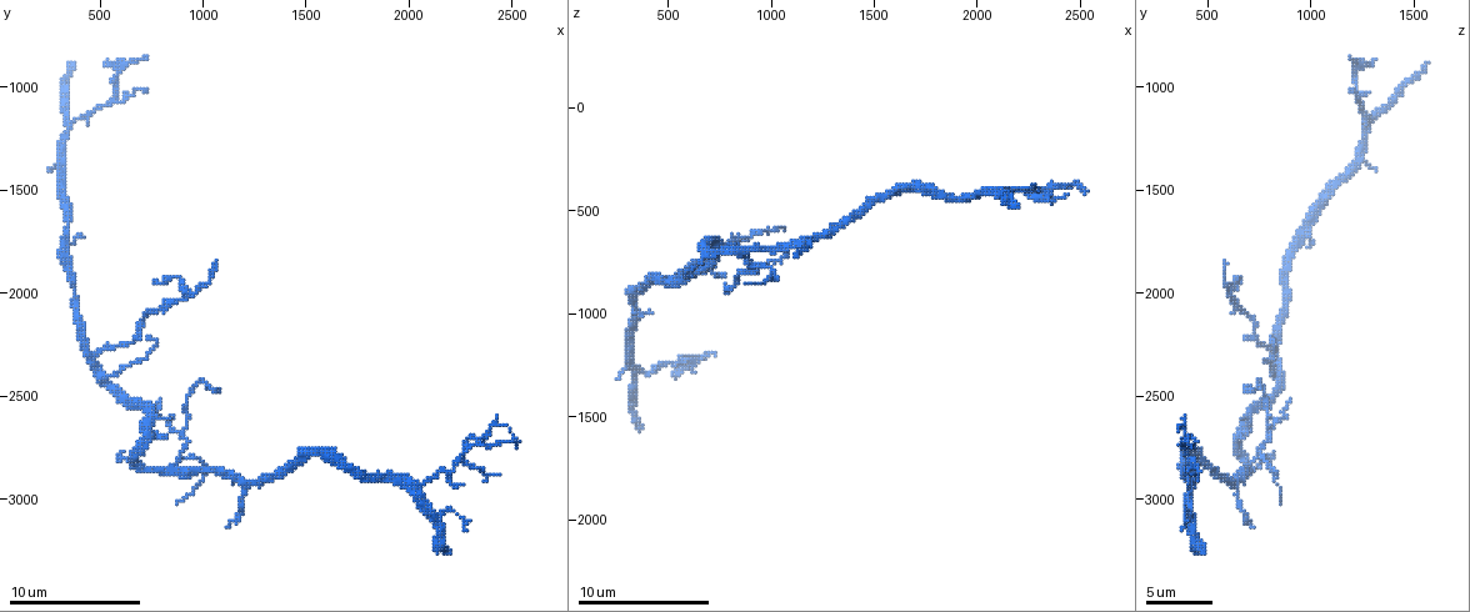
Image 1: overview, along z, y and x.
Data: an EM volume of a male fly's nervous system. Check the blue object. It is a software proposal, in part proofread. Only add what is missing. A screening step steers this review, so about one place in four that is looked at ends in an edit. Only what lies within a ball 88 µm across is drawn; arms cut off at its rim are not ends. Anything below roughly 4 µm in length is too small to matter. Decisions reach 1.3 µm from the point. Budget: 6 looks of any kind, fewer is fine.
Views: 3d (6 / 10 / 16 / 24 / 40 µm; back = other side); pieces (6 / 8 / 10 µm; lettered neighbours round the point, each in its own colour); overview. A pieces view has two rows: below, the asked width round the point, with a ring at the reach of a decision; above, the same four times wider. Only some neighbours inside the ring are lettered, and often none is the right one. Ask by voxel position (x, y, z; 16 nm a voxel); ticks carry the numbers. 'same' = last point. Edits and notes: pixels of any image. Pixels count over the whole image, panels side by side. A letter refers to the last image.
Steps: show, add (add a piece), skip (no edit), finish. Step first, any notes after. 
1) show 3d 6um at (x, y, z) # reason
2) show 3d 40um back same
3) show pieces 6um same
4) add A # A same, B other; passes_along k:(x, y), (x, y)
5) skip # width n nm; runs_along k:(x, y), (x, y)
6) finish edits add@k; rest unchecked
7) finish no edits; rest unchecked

show pieces 8um at (770, 1950, 650) # free end

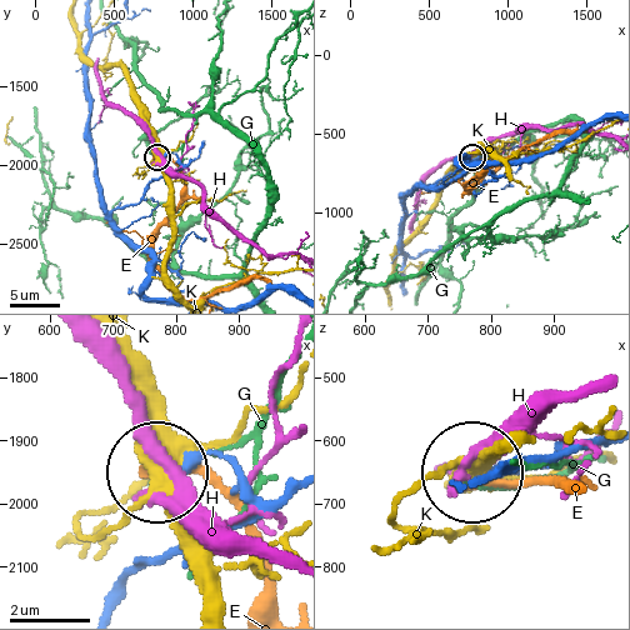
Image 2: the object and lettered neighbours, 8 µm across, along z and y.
skip # E other, G other, H other, K other; no lettered piece goes on from it

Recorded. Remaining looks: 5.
show pieces 8um at (1120, 3130, 710) # an open end

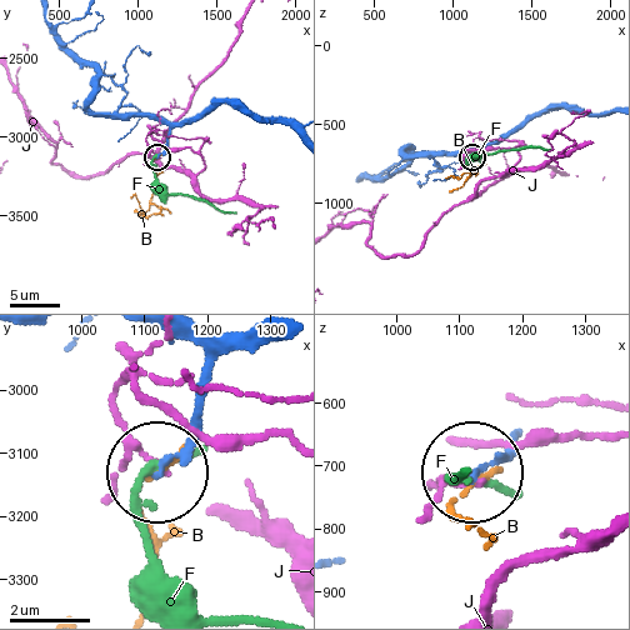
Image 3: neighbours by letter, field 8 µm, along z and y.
skip # B other, F other, J other; runs_along 3:(95, 84), (95, 113), (146, 113), (166, 125), (156, 158); none of them fits

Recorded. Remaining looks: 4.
show 3d 6um at (2190, 3250, 470) # an open end

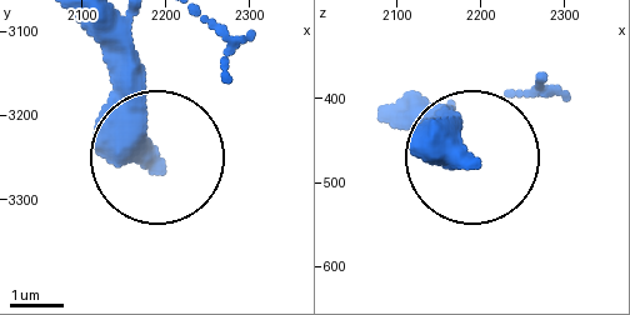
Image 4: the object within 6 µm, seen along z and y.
show pieces 8um at (2190, 3255, 470) # see the neighbours

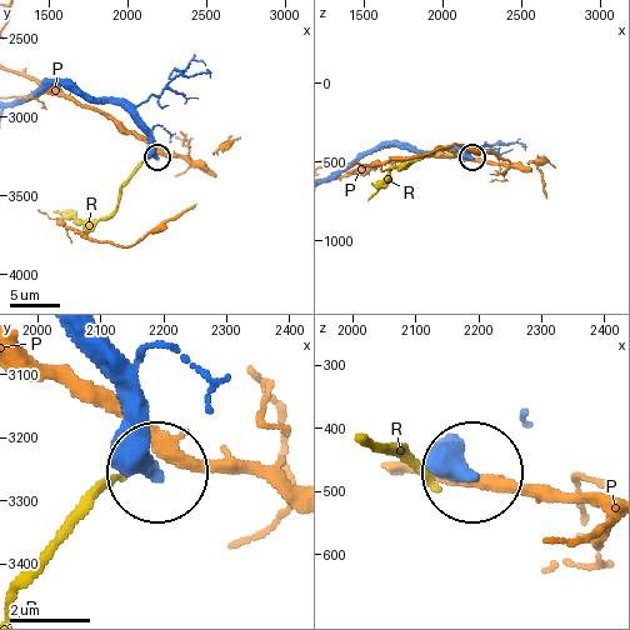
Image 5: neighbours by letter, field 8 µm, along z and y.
skip # width 350 nm; P other, R other; no lettered piece goes on from it

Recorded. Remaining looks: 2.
finish no edits; rest unchecked

